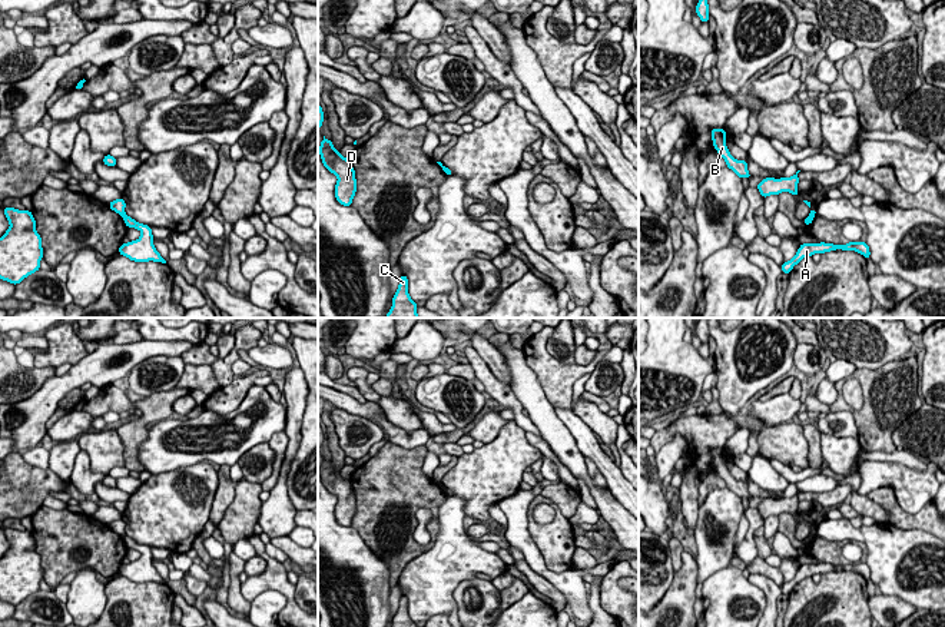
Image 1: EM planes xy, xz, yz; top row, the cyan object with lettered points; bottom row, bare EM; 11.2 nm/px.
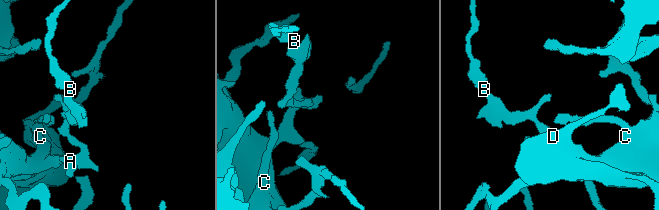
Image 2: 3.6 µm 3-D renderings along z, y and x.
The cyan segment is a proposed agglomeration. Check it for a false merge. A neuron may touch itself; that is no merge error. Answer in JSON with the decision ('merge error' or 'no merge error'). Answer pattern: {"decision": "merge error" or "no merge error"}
{"decision": "merge error"}

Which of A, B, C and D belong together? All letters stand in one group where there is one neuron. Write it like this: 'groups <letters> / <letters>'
groups A C D / B

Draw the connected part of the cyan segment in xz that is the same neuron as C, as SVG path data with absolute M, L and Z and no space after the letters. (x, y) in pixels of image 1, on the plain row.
M405 596L399 598L398 610L392 617L392 627L417 627L408 614L408 598Z

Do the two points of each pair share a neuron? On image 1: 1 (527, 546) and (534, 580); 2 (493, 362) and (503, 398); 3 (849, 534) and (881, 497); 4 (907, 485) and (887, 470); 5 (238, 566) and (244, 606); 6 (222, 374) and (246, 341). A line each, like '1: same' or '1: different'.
1: different
2: different
3: different
4: same
5: same
6: same

